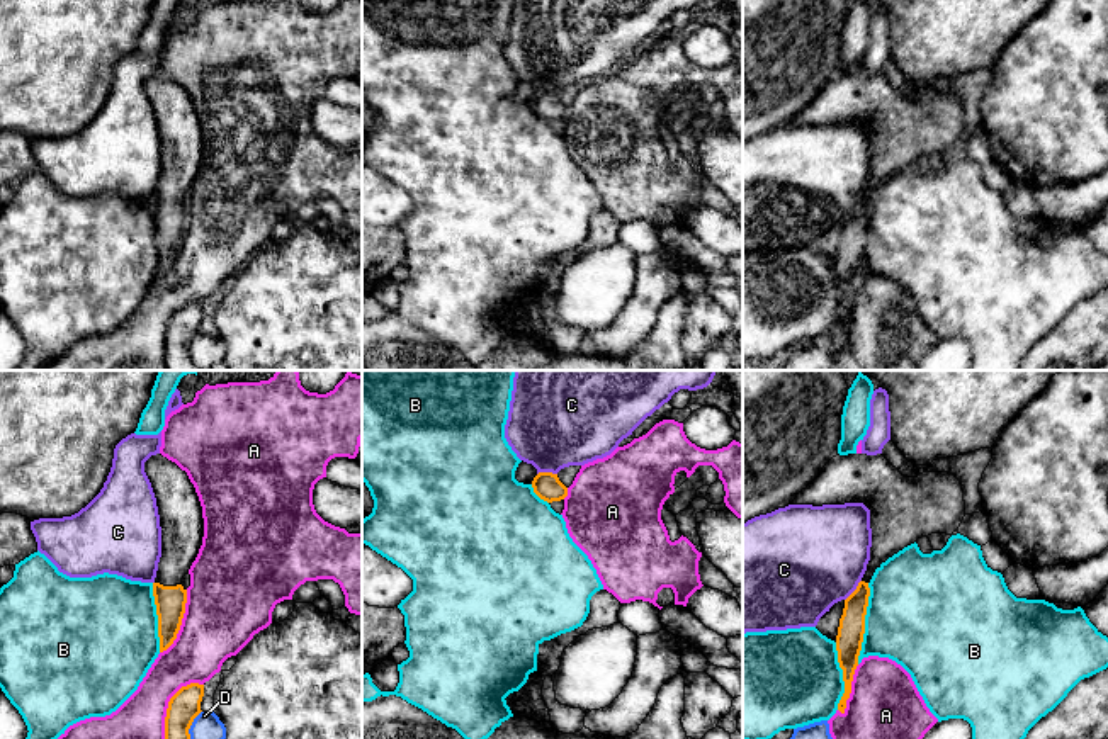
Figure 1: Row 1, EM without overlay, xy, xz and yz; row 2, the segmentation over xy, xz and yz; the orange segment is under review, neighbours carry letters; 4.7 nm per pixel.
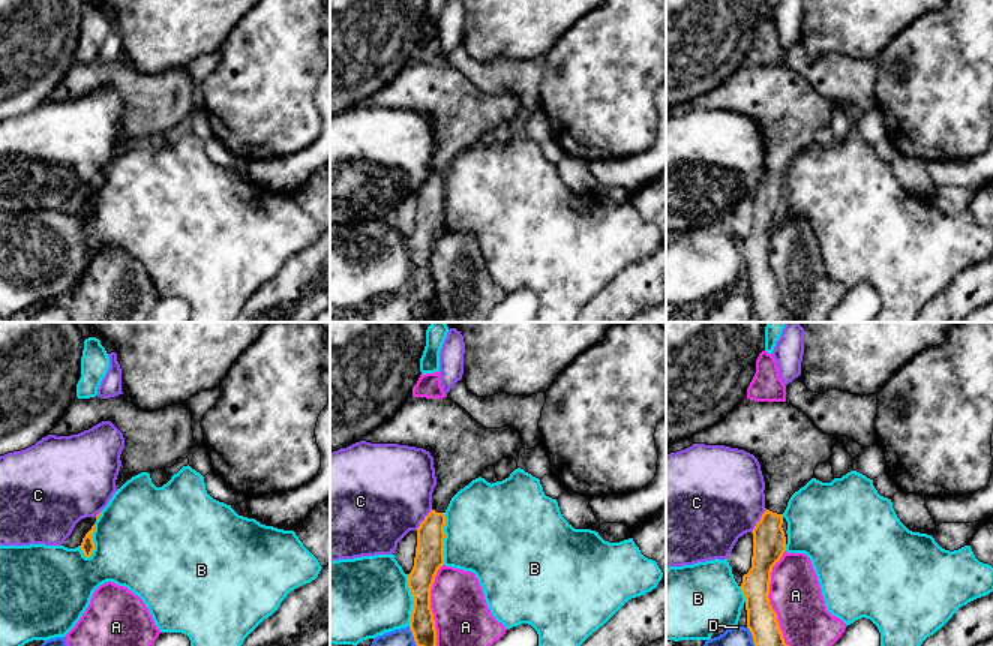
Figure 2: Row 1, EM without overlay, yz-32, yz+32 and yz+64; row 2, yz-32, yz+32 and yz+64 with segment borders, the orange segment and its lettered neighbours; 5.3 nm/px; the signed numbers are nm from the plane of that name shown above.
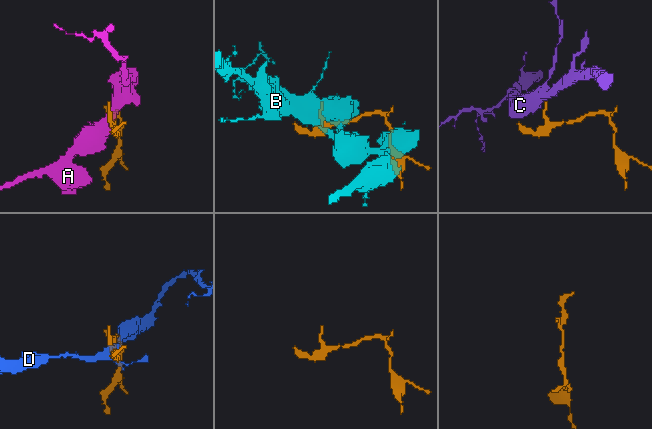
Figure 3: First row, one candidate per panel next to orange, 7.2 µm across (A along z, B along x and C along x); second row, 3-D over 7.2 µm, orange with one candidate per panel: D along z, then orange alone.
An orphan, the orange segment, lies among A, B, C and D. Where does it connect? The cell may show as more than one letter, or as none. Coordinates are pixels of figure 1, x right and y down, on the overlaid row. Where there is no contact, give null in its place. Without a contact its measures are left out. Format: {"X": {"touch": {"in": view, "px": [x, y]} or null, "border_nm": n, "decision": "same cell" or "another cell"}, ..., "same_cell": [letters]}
{"A": {"touch": {"in": "xy", "px": [169, 702]}, "border_nm": 320, "decision": "another cell"}, "B": {"touch": {"in": "yz", "px": [864, 624]}, "border_nm": 380, "decision": "another cell"}, "C": {"touch": {"in": "xz", "px": [546, 473]}, "border_nm": 100, "decision": "another cell"}, "D": {"touch": {"in": "xy", "px": [191, 724]}, "border_nm": 150, "decision": "another cell"}, "same_cell": []}

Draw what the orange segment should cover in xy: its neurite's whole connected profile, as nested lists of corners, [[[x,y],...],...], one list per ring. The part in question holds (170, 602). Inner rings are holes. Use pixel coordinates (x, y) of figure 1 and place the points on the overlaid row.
[[[161,454],[144,462],[161,527],[161,557],[153,583],[160,652],[167,651],[182,625],[187,590],[180,584],[195,561],[204,537],[199,496],[185,471]]]

